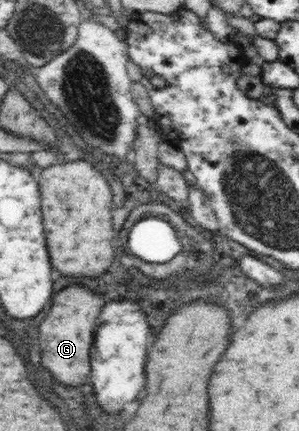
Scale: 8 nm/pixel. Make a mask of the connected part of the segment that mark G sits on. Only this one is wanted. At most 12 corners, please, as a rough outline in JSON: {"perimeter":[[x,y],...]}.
{"perimeter":[[66,286],[40,324],[42,366],[82,384],[104,296]]}

